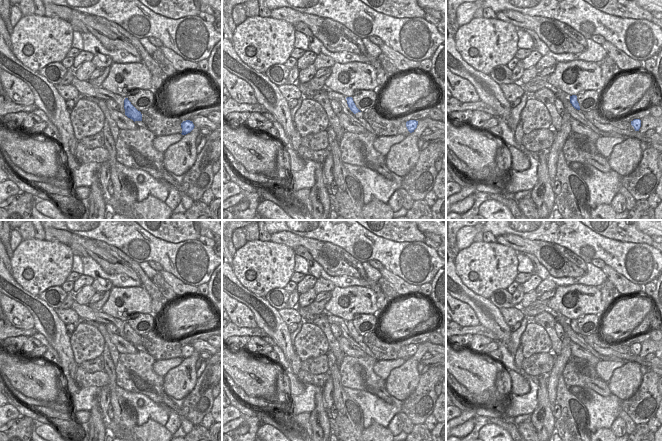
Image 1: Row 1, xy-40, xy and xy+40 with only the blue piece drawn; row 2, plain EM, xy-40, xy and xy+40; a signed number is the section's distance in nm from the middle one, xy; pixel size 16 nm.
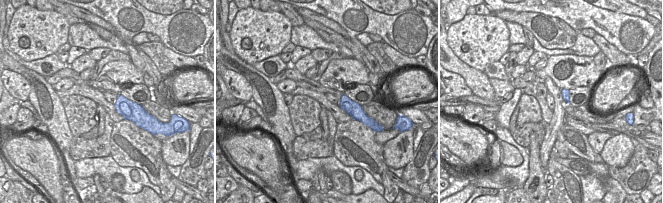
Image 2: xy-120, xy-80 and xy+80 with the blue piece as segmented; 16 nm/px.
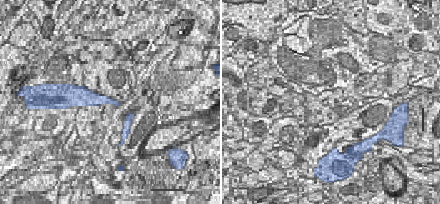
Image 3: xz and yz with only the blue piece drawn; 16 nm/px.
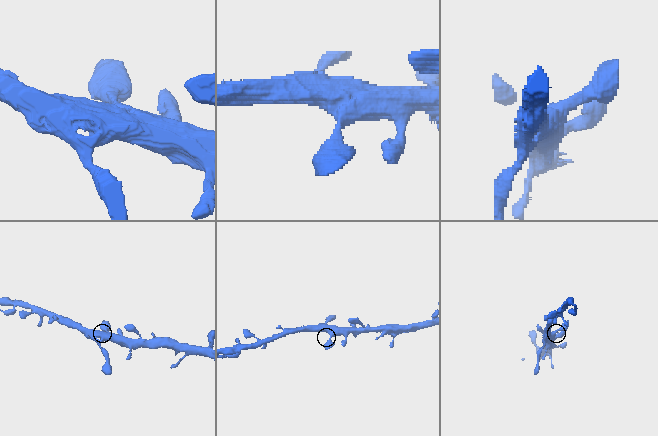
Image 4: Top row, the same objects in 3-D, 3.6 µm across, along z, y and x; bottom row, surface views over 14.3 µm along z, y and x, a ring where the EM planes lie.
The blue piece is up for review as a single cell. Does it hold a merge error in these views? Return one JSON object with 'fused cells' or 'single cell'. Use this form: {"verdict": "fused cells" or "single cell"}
{"verdict": "single cell"}

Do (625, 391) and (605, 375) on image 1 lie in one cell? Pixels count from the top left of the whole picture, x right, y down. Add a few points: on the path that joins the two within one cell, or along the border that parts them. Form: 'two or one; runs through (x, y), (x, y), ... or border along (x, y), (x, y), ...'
two; border along (626, 362), (613, 371), (607, 383)

